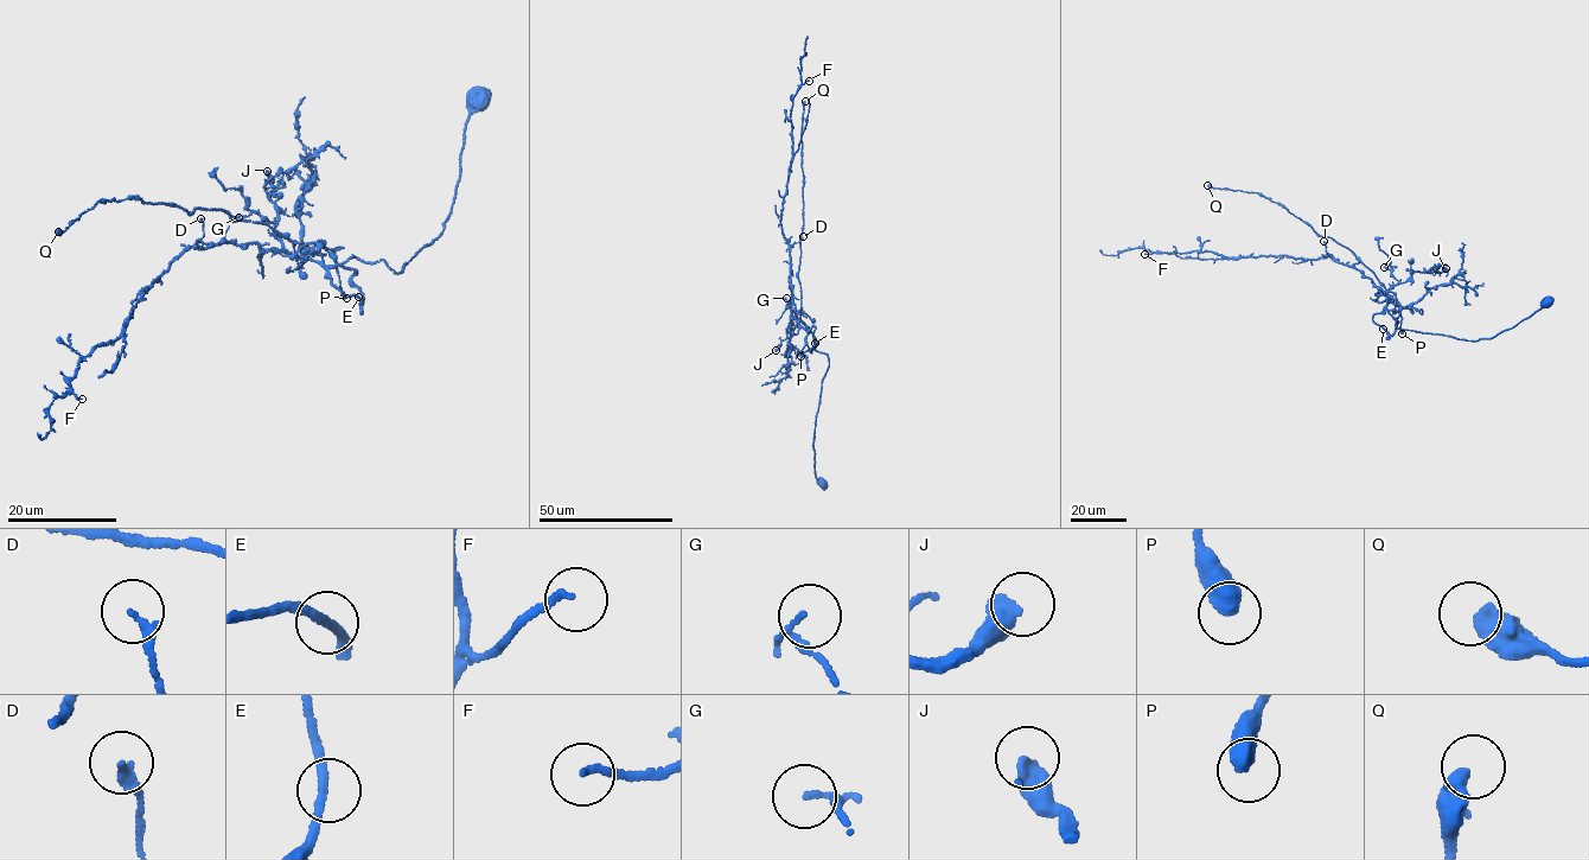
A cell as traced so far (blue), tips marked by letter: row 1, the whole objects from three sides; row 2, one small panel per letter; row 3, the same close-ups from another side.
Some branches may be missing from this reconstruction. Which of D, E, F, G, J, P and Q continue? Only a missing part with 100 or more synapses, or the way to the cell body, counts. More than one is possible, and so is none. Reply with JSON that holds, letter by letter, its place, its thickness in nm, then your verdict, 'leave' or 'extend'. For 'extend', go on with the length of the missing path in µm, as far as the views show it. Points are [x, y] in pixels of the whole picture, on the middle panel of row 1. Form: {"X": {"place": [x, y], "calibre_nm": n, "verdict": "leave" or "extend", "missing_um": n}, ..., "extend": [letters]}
{"D": {"place": [803, 236], "calibre_nm": 200, "verdict": "leave"}, "E": {"place": [815, 343], "calibre_nm": 200, "verdict": "leave"}, "F": {"place": [809, 81], "calibre_nm": 160, "verdict": "leave"}, "G": {"place": [786, 298], "calibre_nm": 90, "verdict": "leave"}, "J": {"place": [776, 350], "calibre_nm": 480, "verdict": "leave"}, "P": {"place": [801, 356], "calibre_nm": 480, "verdict": "leave"}, "Q": {"place": [805, 101], "calibre_nm": 500, "verdict": "leave"}, "extend": []}

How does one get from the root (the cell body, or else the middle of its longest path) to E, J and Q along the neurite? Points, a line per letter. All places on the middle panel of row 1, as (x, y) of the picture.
E: (823, 482), (815, 475), (814, 443), (829, 362), (816, 351), (814, 325), (815, 343)
J: (823, 482), (815, 475), (814, 443), (828, 356), (816, 351), (816, 338), (795, 317), (776, 350)
Q: (823, 482), (815, 475), (814, 443), (829, 362), (816, 351), (817, 341), (801, 320), (798, 274), (805, 101)

